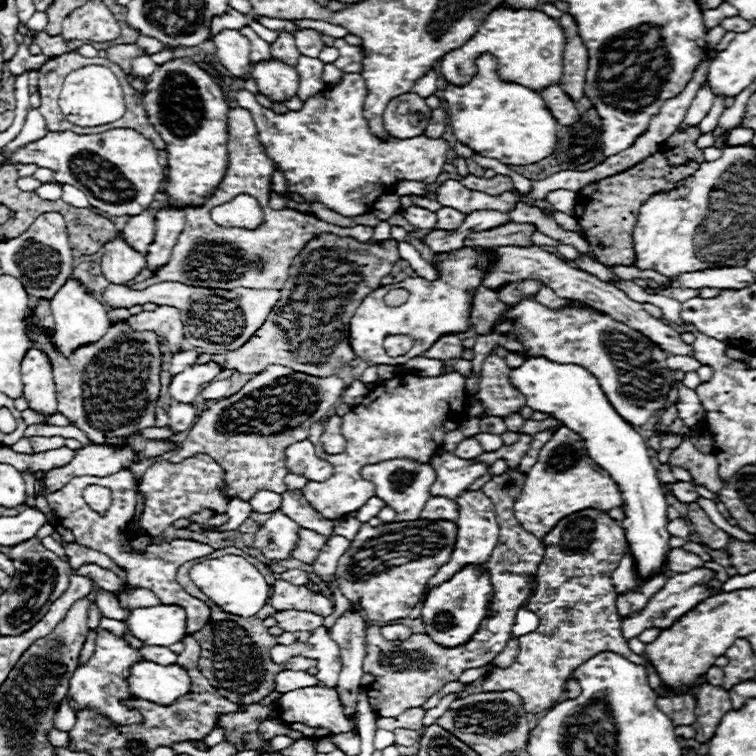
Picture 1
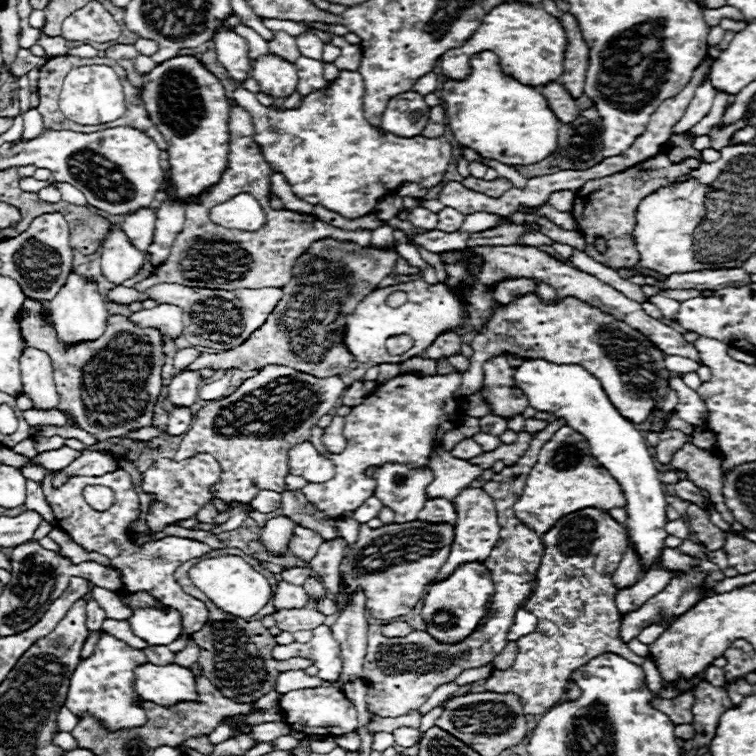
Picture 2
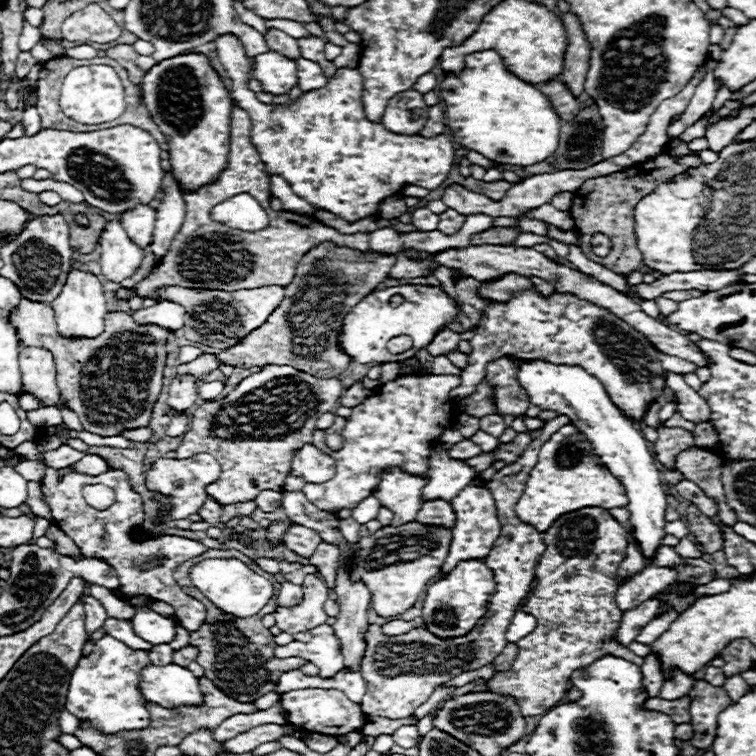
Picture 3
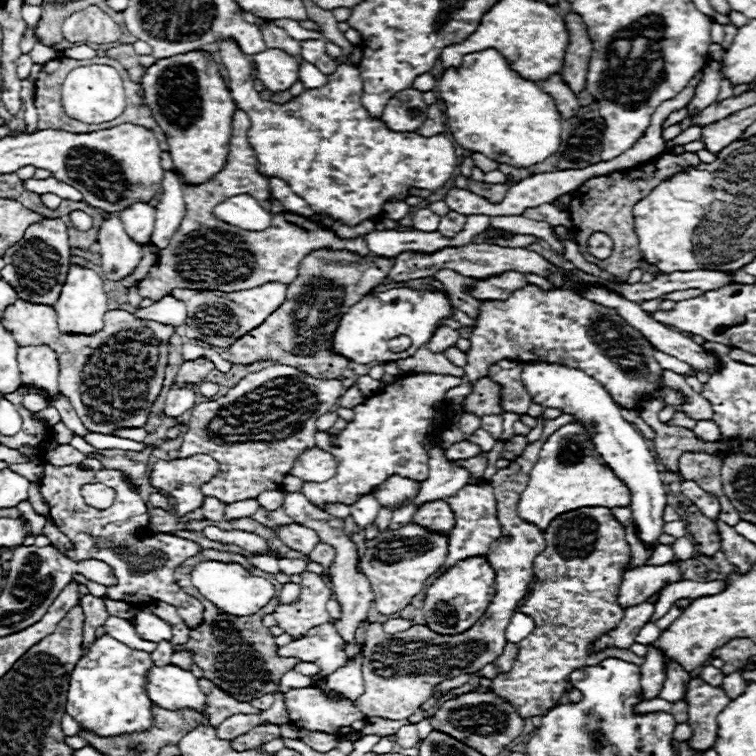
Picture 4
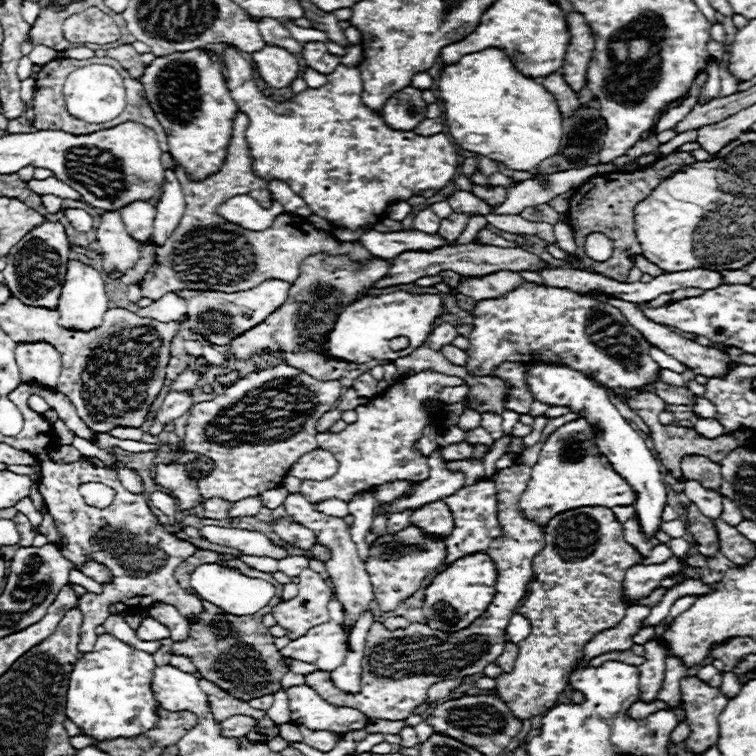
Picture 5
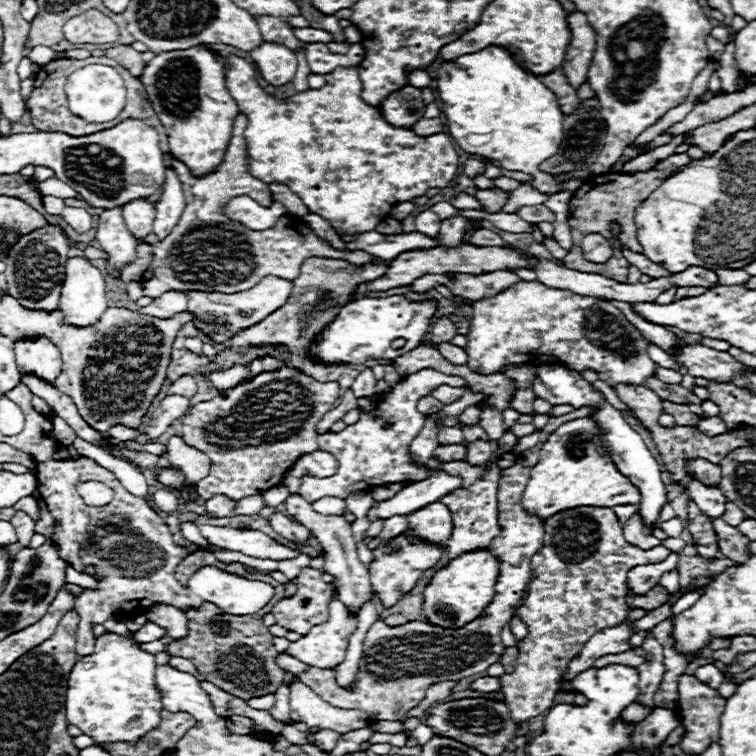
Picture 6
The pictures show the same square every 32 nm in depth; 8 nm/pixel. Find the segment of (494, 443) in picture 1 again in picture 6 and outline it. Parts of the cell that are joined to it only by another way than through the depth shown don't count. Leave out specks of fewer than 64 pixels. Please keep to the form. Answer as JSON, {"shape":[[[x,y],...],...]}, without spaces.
{"shape":[[[460,426],[460,428],[462,428],[462,432],[464,432],[464,436],[466,436],[466,442],[474,442],[474,440],[490,440],[490,436],[488,436],[480,426],[470,426],[470,428]]]}

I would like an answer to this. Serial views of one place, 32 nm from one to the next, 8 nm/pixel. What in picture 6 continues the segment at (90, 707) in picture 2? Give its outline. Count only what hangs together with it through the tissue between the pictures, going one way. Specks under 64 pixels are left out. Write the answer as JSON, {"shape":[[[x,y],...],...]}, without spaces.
{"shape":[[[104,634],[96,640],[94,652],[88,656],[82,656],[70,676],[68,676],[68,692],[66,692],[66,720],[82,730],[82,734],[94,738],[96,744],[124,740],[124,742],[136,742],[142,738],[150,728],[158,728],[160,724],[160,710],[162,702],[158,696],[158,690],[154,688],[154,656],[140,650],[136,642],[120,638],[116,634]]]}

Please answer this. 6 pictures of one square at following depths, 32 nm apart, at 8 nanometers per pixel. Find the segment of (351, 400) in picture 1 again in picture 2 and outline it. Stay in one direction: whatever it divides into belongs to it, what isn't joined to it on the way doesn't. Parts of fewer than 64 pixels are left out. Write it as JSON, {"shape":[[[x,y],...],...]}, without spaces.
{"shape":[[[358,380],[358,382],[354,382],[354,384],[350,384],[348,388],[346,388],[346,392],[342,394],[342,404],[344,406],[358,406],[358,404],[362,404],[364,402],[364,398],[368,396],[368,390],[364,388],[364,384]]]}

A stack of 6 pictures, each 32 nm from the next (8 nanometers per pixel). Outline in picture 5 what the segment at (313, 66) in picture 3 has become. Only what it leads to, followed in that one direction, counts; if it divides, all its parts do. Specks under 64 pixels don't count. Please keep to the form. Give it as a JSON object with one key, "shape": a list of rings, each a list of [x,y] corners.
{"shape":[[[306,66],[302,78],[306,80],[306,86],[308,86],[308,88],[320,88],[320,86],[326,84],[326,76],[320,74],[320,72],[316,72],[316,70],[310,68],[310,66]]]}

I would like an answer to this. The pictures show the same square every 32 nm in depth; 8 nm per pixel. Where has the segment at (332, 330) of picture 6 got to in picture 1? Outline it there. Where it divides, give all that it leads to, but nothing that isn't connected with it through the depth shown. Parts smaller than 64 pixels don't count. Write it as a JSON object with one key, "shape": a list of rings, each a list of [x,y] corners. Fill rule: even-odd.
{"shape":[[[464,246],[460,250],[442,252],[438,256],[438,264],[434,266],[442,276],[436,280],[426,280],[422,276],[406,278],[402,282],[394,282],[388,286],[376,288],[362,304],[358,306],[358,312],[350,320],[350,344],[354,348],[354,354],[360,360],[372,362],[372,364],[404,364],[414,356],[422,356],[434,340],[446,336],[446,334],[464,334],[470,330],[470,310],[472,310],[472,298],[478,286],[482,284],[484,274],[488,272],[488,266],[492,264],[492,248],[470,248]],[[392,288],[406,288],[410,292],[406,304],[402,306],[386,306],[384,296]],[[386,334],[406,334],[414,340],[414,346],[408,354],[390,358],[384,352],[382,340]]]}

